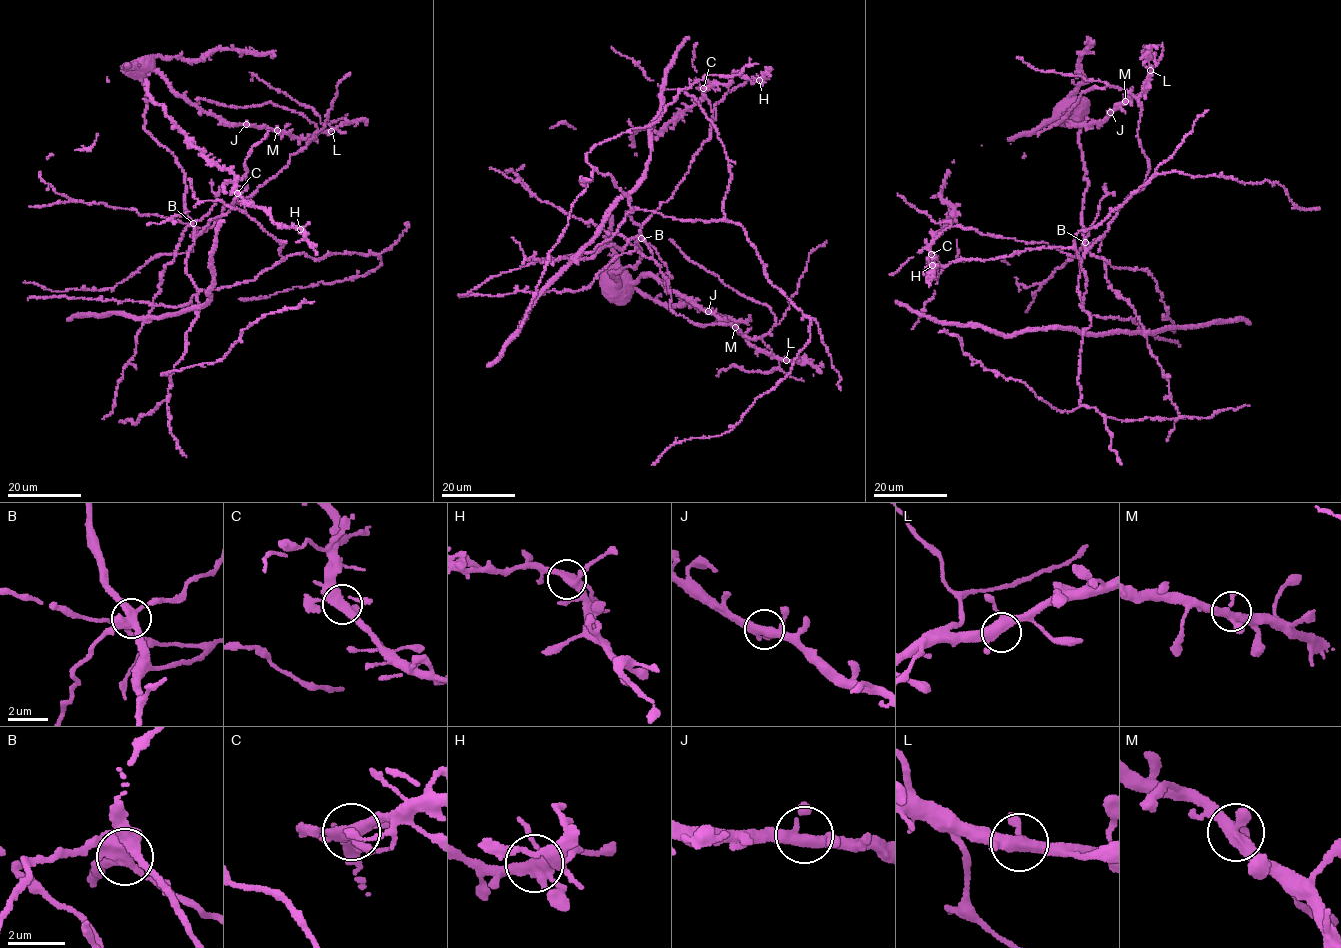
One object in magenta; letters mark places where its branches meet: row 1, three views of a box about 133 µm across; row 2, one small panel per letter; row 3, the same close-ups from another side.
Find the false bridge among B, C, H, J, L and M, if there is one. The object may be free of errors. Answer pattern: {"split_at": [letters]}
{"split_at": ["B"]}

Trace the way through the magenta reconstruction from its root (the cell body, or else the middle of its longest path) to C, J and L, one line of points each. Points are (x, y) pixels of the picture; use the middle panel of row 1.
C: (646, 244), (641, 235), (642, 225), (670, 198), (688, 172), (693, 156), (710, 138), (712, 110), (703, 88)
J: (646, 244), (668, 281), (675, 314), (704, 325), (733, 325), (759, 337), (770, 353), (708, 311)
L: (646, 244), (668, 281), (669, 307), (675, 314), (704, 325), (733, 325), (744, 336), (759, 337), (786, 360)

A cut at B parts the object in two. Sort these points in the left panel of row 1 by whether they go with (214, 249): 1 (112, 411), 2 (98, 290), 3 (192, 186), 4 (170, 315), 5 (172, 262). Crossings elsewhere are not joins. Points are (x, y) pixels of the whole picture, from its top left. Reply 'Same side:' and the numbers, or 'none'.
Same side: 1, 4, 5

